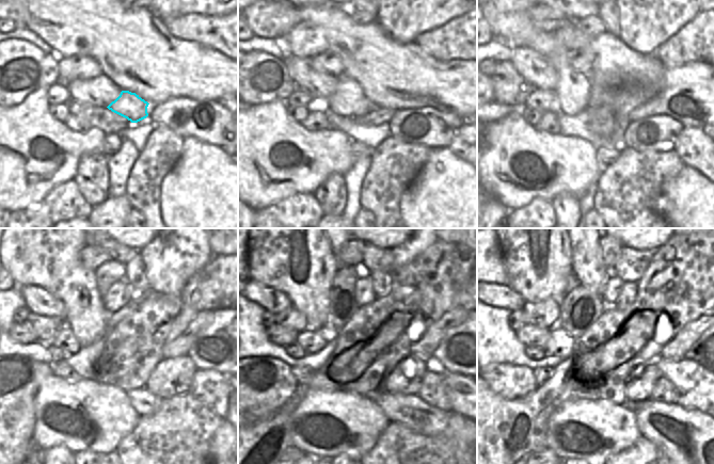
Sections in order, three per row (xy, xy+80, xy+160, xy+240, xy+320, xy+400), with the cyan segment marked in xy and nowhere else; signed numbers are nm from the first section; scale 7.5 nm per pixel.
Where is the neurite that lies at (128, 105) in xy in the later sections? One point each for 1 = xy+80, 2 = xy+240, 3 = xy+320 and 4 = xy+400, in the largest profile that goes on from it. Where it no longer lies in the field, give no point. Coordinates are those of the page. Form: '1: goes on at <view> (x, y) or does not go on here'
1: goes on at xy+80 (349, 99)
2: goes on at xy+240 (63, 273)
3: goes on at xy+320 (288, 250)
4: goes on at xy+400 (536, 250)

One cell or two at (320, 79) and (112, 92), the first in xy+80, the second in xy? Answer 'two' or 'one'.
one

